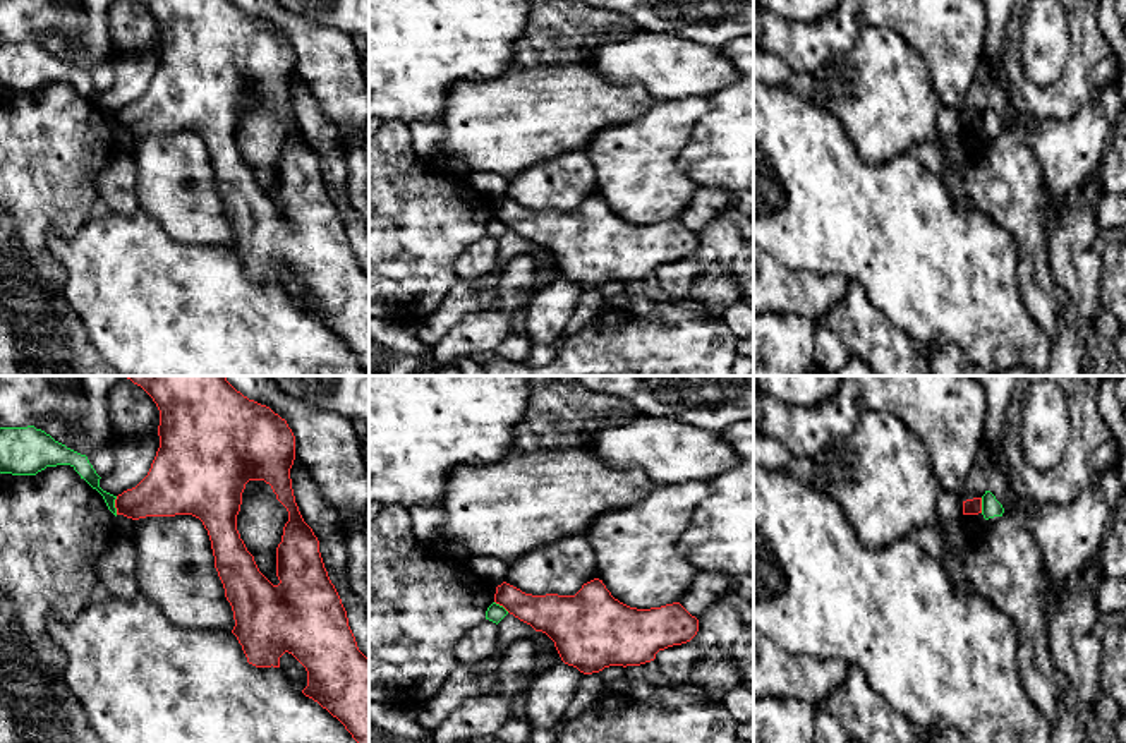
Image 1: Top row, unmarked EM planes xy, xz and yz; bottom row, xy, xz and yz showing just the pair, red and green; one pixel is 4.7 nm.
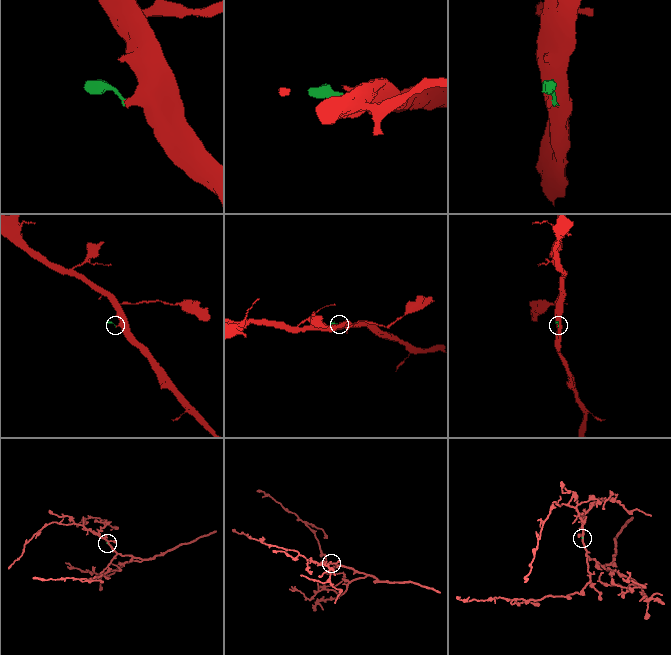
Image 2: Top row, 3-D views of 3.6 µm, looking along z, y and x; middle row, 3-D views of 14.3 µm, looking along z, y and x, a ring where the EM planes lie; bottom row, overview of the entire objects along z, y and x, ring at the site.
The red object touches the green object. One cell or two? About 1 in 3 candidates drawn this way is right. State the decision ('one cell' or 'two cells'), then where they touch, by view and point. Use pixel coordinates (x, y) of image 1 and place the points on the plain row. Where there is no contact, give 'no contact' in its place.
two cells; contact xy (115, 120)

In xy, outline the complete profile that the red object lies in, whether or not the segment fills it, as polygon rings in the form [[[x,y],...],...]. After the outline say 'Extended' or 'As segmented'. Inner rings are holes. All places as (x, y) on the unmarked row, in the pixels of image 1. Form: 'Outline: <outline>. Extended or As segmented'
Outline: [[[232,0],[137,2],[160,26],[160,63],[148,91],[117,112],[117,130],[132,136],[175,130],[199,134],[208,146],[215,184],[233,227],[232,249],[247,278],[256,283],[280,283],[280,273],[292,269],[307,287],[302,309],[336,333],[369,372],[369,275],[357,263],[347,227],[324,184],[319,156],[295,118],[290,94],[295,51],[287,36]],[[249,96],[269,100],[288,127],[276,163],[278,201],[259,187],[237,146],[242,108]]]. As segmented

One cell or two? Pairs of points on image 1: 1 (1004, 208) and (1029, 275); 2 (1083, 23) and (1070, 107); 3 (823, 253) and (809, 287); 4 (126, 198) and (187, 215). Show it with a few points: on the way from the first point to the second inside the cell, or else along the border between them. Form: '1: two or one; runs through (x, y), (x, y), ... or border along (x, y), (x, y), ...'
1: one; runs through (1022, 225), (1029, 232), (1029, 258)
2: one; runs through (1085, 43), (1083, 88)
3: two; border along (778, 259), (792, 270), (841, 275), (847, 280)
4: two; border along (134, 162), (136, 199), (139, 206)

